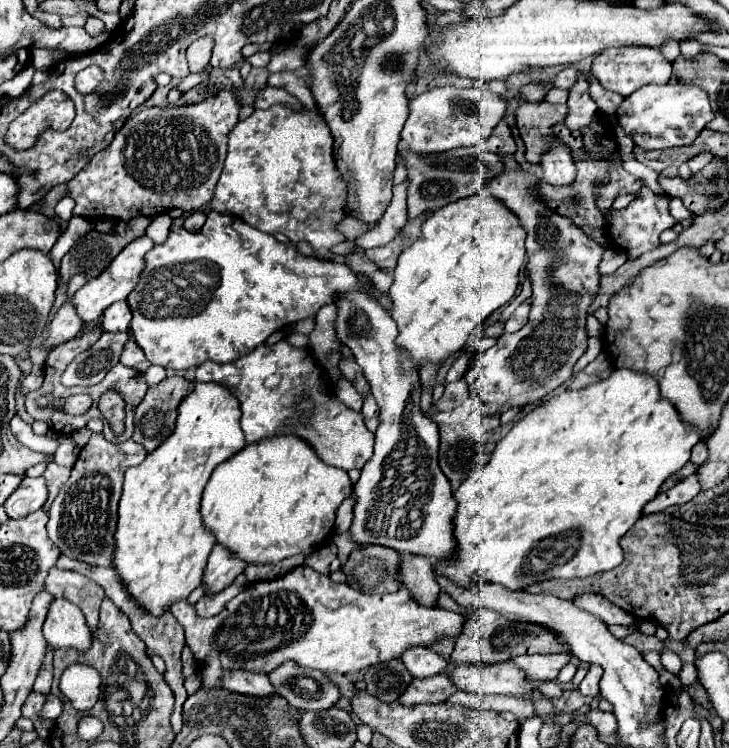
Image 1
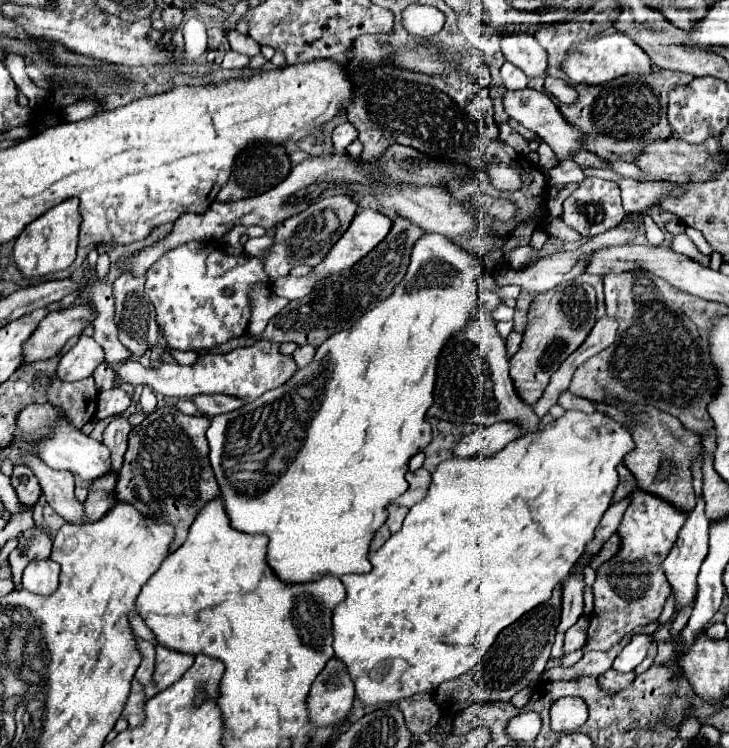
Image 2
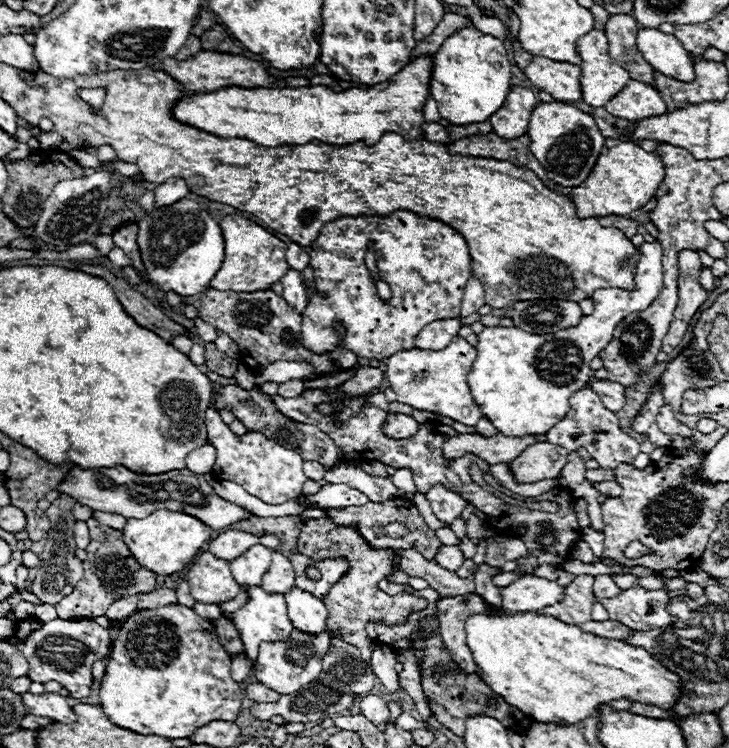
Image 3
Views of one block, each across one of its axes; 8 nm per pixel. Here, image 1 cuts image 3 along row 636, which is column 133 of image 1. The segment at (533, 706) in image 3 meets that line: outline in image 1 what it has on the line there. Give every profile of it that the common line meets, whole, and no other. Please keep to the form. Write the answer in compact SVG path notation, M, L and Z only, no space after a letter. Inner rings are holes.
M196 382L194 392L182 400L178 412L176 428L164 444L150 452L142 464L126 470L118 508L120 518L114 534L112 564L118 580L130 598L152 616L162 616L174 602L188 598L192 590L202 584L202 572L206 568L206 556L214 548L214 536L210 536L202 524L200 498L214 468L246 446L238 424L238 400L234 400L226 388L214 382Z

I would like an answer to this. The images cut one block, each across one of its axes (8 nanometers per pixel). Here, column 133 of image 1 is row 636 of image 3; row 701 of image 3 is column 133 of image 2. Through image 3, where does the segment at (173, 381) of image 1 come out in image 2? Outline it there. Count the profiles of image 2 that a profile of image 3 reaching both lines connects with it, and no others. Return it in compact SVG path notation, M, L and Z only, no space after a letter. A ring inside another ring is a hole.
M160 406L130 432L128 452L118 476L116 498L134 504L144 516L176 528L170 552L180 548L202 506L220 496L208 458L208 416L186 416L172 406Z

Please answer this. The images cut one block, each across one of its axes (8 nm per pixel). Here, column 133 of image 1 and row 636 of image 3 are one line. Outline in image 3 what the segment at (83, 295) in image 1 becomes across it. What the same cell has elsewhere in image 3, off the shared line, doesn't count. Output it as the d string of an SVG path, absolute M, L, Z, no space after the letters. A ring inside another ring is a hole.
M260 586L256 588L246 588L248 590L248 604L244 604L238 612L234 614L226 614L234 620L238 632L242 634L242 642L244 642L244 652L248 654L248 658L252 662L256 662L258 658L258 648L262 642L282 642L288 640L294 626L288 618L288 608L286 608L286 600L282 594L266 594Z

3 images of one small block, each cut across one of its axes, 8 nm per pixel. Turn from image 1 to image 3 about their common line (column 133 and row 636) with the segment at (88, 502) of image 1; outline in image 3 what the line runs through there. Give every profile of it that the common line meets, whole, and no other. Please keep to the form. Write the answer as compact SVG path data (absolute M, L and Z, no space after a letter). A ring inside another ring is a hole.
M478 594L454 596L438 600L438 620L440 620L440 636L444 648L450 652L452 660L462 668L466 674L478 674L484 680L484 674L476 666L472 652L466 644L466 618L472 614L506 614L504 610L496 610L488 606Z

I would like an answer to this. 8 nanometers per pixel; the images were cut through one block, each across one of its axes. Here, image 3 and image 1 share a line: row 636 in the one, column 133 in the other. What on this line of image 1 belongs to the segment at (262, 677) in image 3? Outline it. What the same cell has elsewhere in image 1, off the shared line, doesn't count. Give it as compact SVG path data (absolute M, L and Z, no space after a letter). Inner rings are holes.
M210 210L200 232L194 234L184 228L170 230L166 242L146 254L144 270L126 302L132 310L130 330L148 362L166 370L186 370L206 360L226 364L246 356L272 332L316 316L324 304L334 300L334 294L358 288L356 284L358 278L346 264L302 256L292 242L282 244L272 234L248 226L234 214Z

